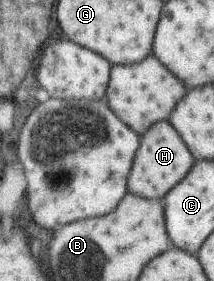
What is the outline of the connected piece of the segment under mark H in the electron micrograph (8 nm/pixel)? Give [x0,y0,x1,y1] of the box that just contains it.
[128,121,197,201]

